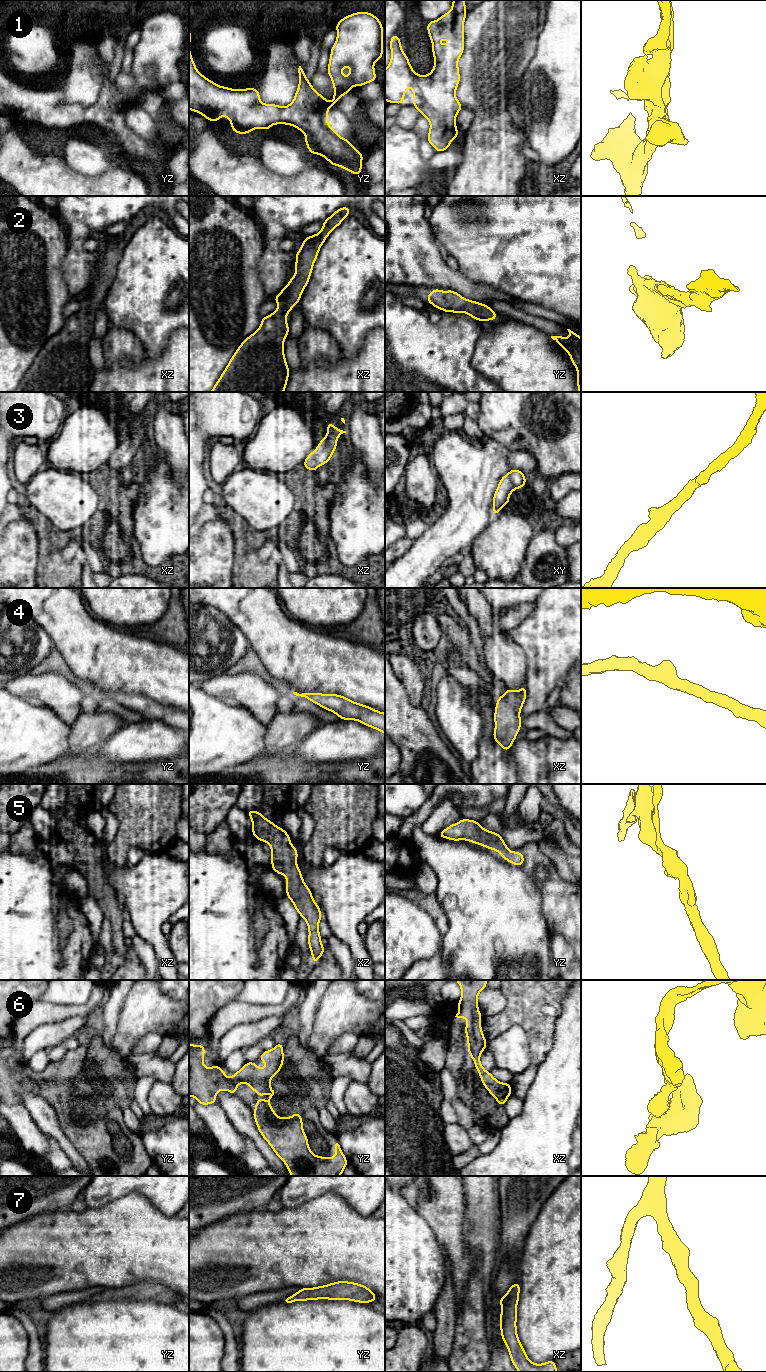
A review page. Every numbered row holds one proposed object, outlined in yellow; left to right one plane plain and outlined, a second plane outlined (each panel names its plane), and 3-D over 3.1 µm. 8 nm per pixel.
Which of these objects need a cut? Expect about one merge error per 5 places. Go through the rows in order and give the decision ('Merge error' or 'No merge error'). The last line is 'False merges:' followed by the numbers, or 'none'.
1: No merge error
2: No merge error
3: No merge error
4: No merge error
5: No merge error
6: No merge error
7: No merge error
False merges: none

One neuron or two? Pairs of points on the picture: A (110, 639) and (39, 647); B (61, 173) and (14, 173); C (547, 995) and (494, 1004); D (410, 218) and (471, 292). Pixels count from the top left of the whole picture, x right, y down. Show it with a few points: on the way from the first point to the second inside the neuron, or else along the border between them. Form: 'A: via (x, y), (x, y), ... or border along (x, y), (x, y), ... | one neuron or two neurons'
A: border along (40, 625), (54, 645) | two neurons
B: via (49, 173), (26, 173) | one neuron
C: border along (501, 990), (506, 1005), (497, 1013), (487, 1016) | two neurons
D: via (410, 239), (450, 279) | one neuron

